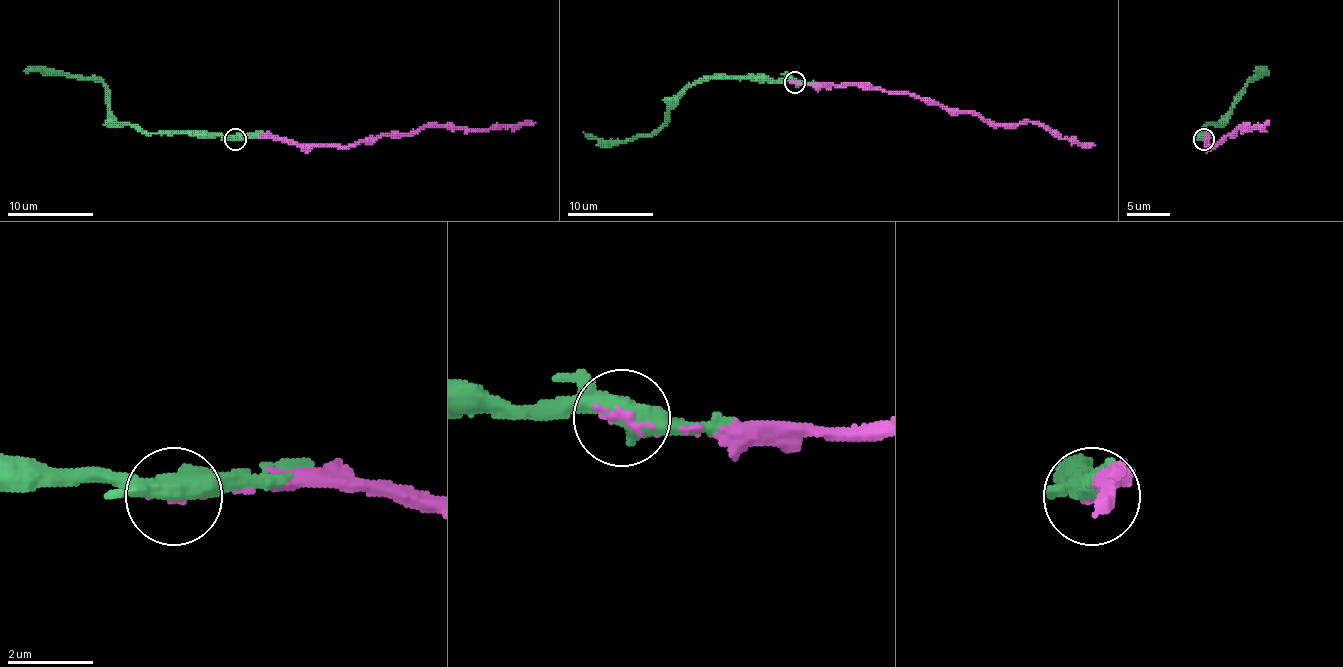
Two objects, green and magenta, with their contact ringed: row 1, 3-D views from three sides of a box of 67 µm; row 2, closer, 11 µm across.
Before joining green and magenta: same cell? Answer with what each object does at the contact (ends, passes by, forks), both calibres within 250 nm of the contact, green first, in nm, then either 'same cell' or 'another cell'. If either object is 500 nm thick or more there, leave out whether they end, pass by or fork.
500 nm thick on the green side, 140 nm on the other; same cell

